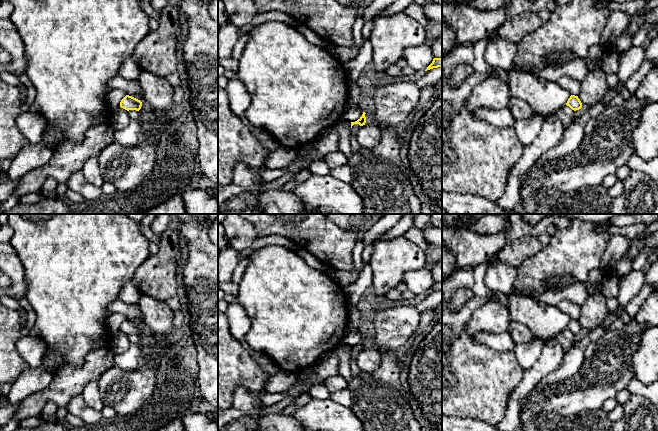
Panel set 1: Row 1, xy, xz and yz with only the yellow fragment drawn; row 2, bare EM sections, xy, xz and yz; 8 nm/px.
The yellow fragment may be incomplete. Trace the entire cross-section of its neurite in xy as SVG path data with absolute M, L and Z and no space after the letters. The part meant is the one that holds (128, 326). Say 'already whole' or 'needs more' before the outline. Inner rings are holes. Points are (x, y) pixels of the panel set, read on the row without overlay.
already whole; M126 319L120 326L120 331L129 335L136 334L139 335L141 333L142 326L132 320Z

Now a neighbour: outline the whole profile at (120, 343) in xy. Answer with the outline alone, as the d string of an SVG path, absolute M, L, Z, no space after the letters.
M116 331L111 334L112 334L112 339L110 344L110 350L114 354L122 354L126 352L131 344L128 339L128 335L121 331Z

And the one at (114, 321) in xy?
M113 313L108 316L107 324L111 333L120 331L121 324L126 320L125 316L121 313Z

